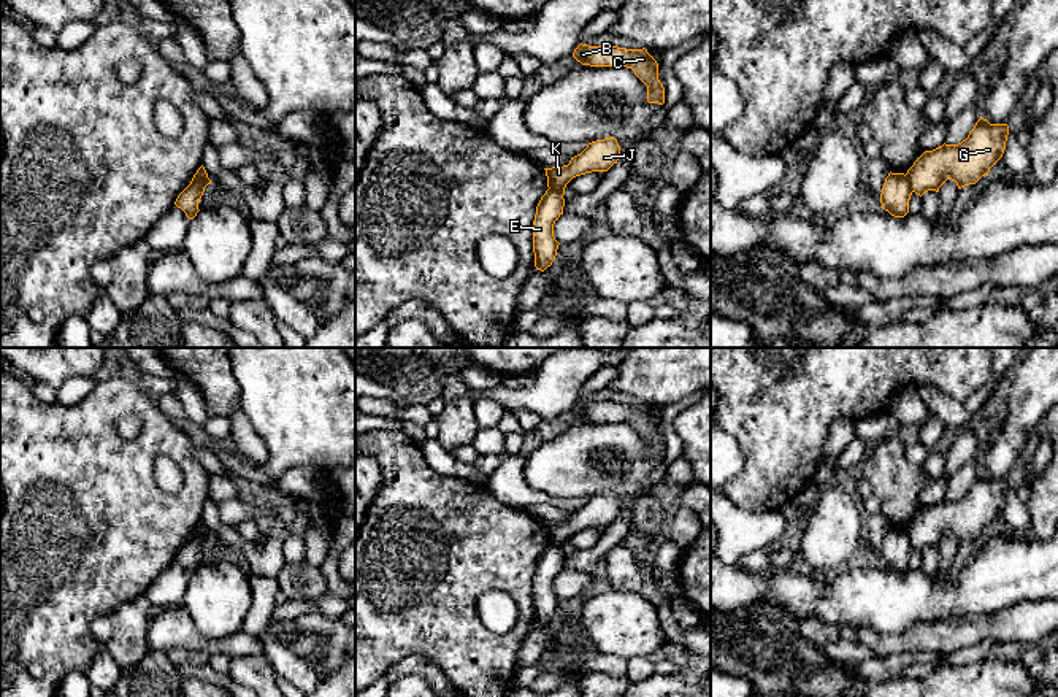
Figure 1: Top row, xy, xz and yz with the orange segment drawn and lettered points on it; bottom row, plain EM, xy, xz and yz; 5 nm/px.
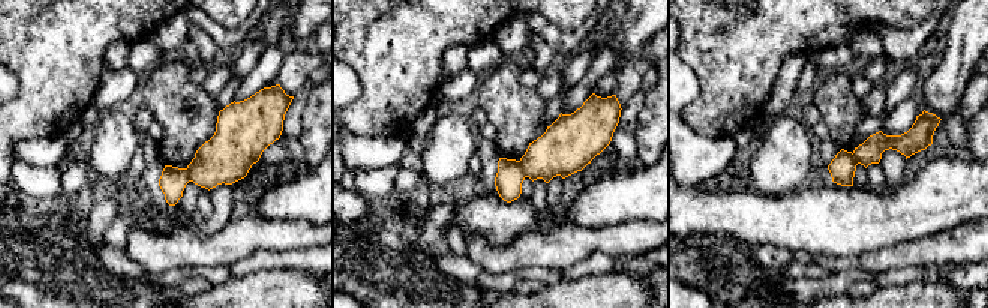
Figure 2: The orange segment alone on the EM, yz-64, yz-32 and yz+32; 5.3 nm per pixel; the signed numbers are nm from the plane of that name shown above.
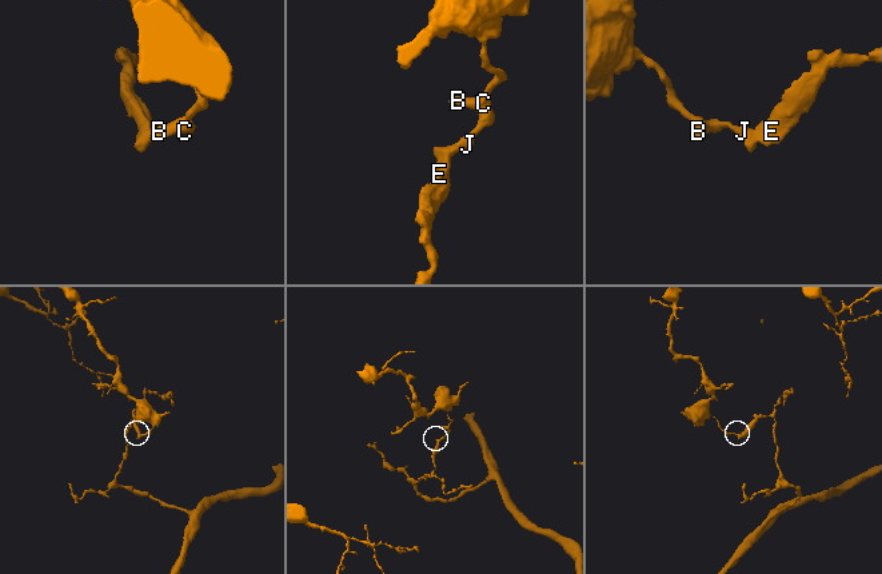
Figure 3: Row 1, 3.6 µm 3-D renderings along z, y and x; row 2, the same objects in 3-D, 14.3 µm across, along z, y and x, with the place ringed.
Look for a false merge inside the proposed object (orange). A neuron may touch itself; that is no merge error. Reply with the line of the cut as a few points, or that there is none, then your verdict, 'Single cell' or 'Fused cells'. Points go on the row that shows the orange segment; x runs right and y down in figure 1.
Split along xy (206, 177), (191, 183). Fused cells

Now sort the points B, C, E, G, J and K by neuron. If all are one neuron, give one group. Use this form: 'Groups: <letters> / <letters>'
Groups: B C J K / E G

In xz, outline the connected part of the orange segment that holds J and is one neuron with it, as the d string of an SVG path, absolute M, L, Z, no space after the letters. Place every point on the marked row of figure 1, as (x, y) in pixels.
M614 137L596 140L571 157L568 165L544 168L549 189L565 191L566 184L581 175L608 171L620 159L620 146Z

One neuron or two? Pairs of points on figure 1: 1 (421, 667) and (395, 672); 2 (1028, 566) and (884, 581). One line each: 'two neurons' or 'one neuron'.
1: one neuron
2: one neuron

